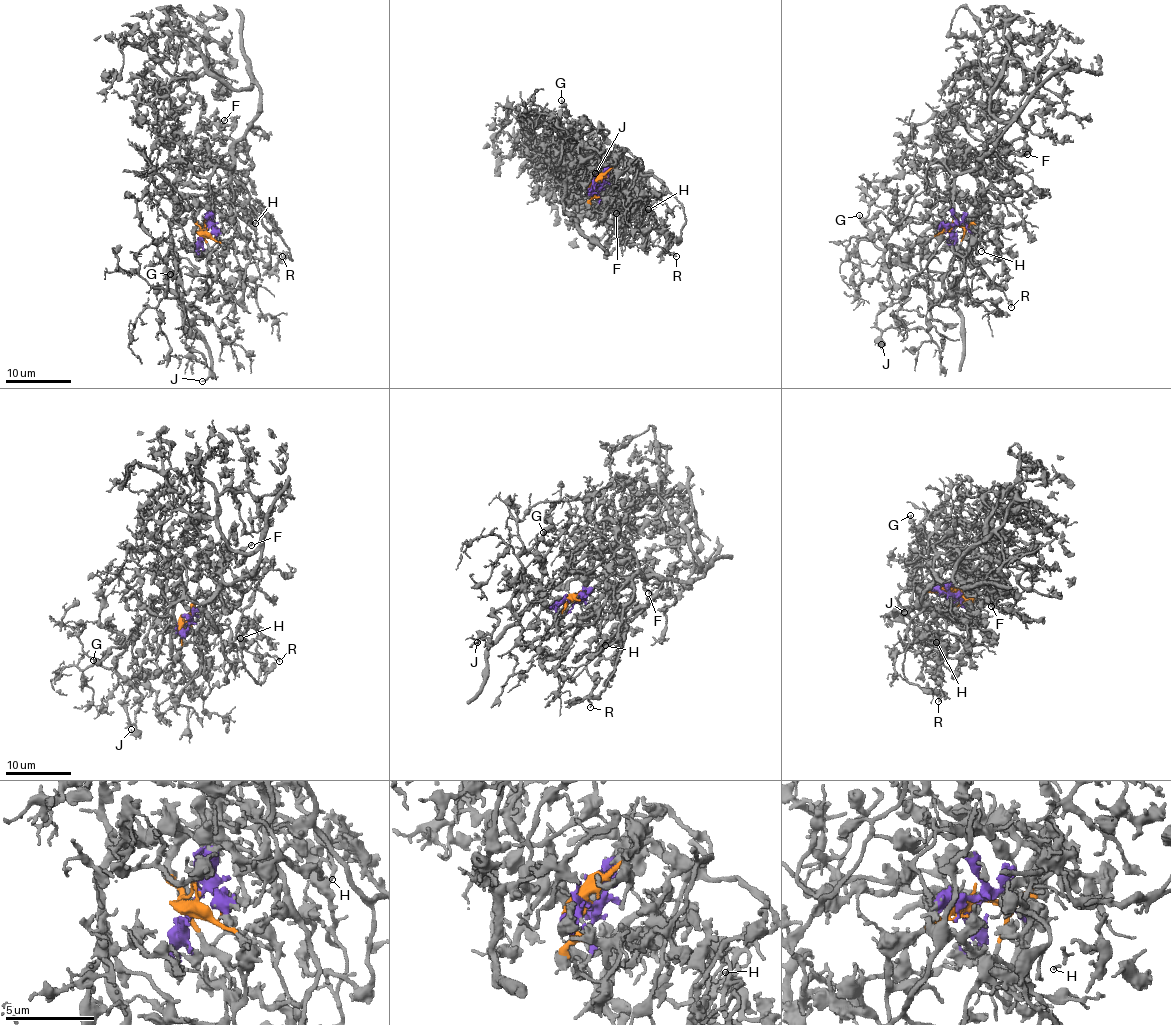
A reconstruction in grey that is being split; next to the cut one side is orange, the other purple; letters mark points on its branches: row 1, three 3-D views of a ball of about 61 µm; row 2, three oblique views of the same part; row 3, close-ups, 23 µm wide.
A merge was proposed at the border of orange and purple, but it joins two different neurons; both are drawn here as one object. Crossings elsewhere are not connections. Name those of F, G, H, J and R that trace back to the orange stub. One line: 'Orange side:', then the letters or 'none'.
Orange side: G, H, J, R

